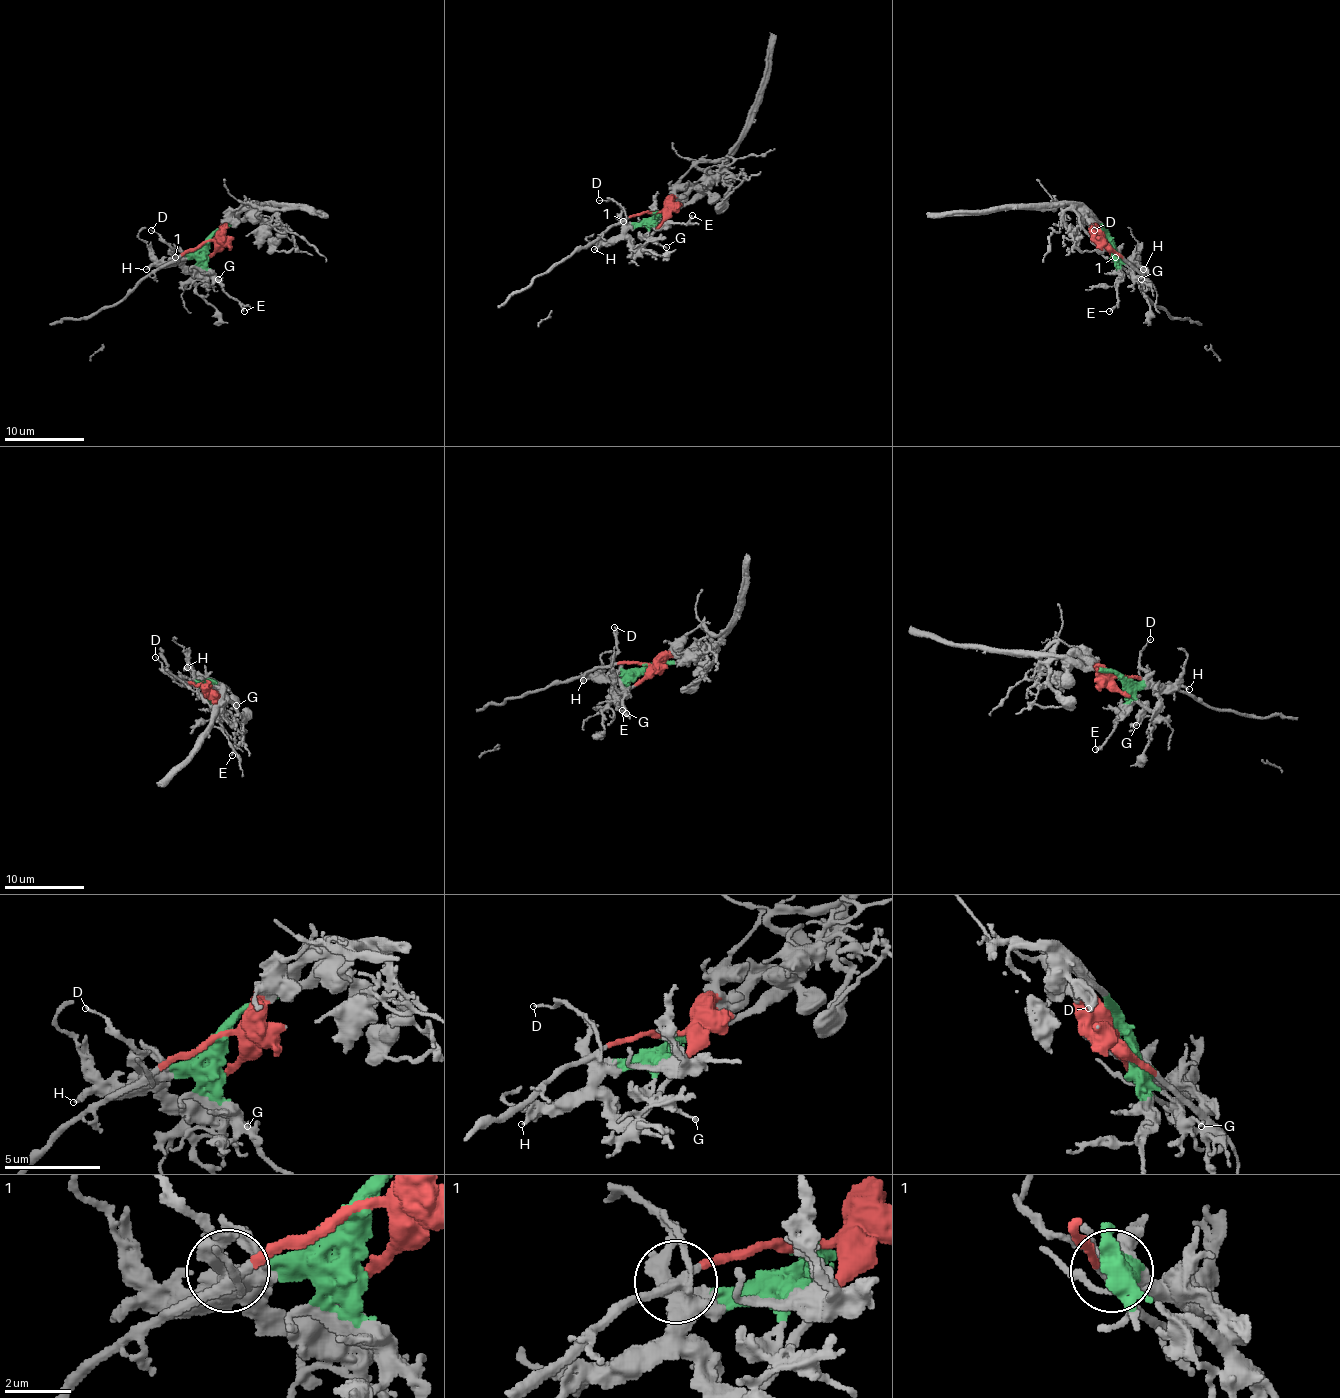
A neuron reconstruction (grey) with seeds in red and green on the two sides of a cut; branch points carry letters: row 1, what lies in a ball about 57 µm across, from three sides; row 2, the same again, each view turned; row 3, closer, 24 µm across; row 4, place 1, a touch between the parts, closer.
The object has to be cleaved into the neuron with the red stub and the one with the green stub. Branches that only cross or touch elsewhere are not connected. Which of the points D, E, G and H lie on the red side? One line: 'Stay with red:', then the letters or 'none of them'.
Stay with red: none of them

